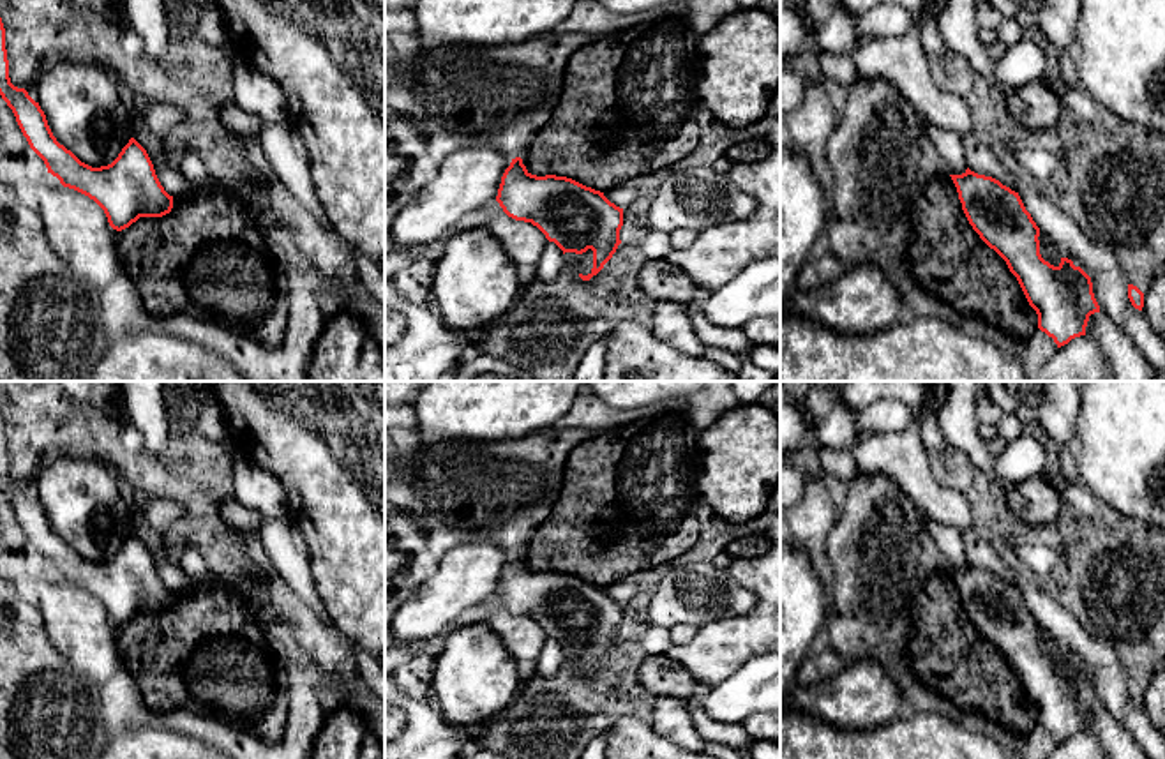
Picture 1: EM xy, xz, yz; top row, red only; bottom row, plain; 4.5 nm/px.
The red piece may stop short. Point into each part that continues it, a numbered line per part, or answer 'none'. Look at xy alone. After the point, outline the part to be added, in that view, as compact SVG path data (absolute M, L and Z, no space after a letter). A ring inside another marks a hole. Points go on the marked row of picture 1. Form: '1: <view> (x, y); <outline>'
none

